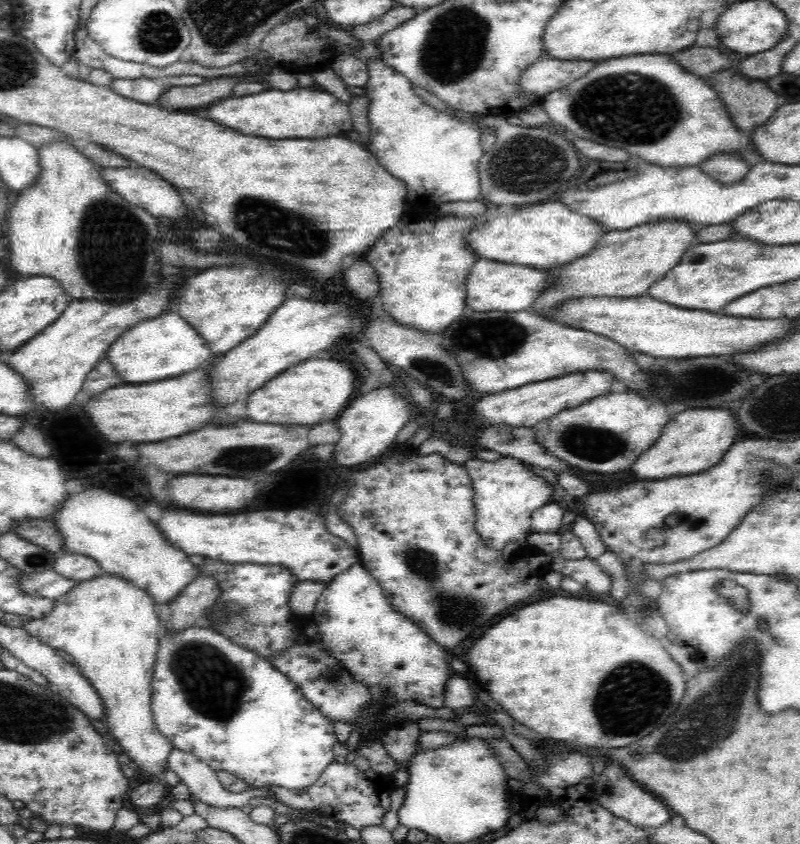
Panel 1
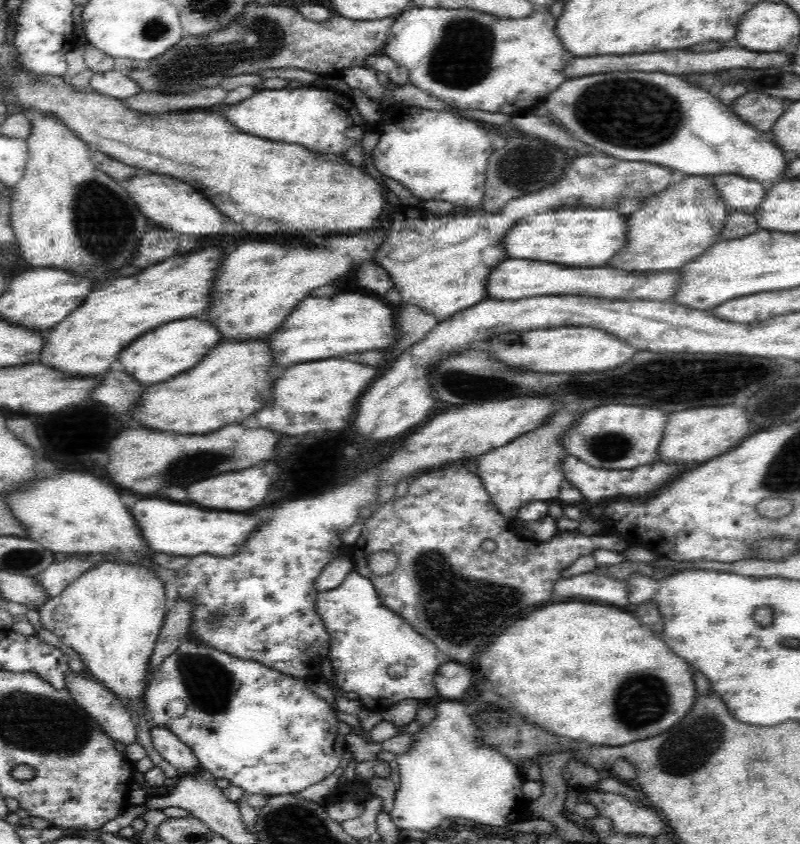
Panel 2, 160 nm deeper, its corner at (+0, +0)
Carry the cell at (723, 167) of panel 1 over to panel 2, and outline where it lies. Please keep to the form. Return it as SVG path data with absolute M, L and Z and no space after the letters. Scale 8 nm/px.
M730 173L713 175L713 181L730 210L736 209L750 216L757 213L768 188L754 179Z

